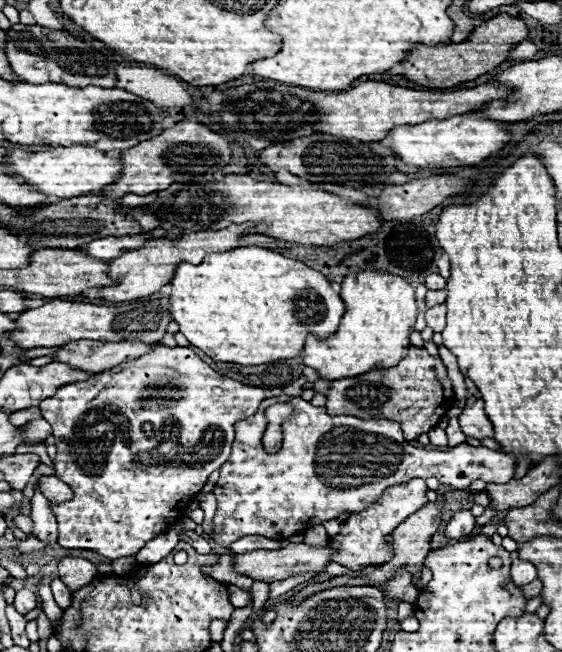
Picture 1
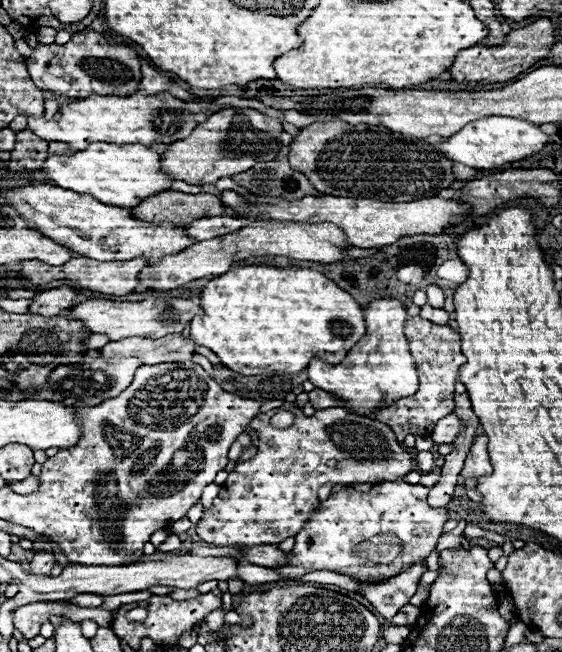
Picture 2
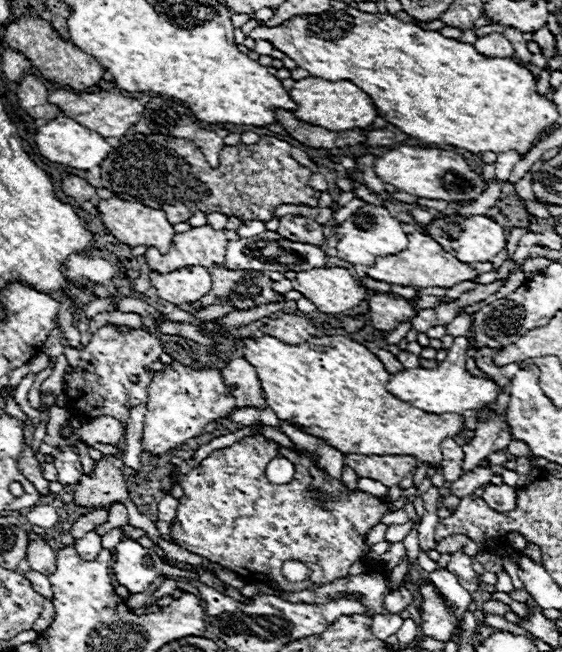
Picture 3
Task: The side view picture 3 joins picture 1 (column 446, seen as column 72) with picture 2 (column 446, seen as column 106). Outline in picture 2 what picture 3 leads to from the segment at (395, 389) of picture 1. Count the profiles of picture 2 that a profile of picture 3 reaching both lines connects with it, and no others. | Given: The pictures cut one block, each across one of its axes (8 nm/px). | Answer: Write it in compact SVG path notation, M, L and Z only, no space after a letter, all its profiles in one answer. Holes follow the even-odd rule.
M408 316L410 322L426 322L420 326L410 326L410 352L418 364L418 378L420 378L420 388L414 396L402 398L394 402L388 408L382 408L376 412L376 420L388 424L398 442L404 442L408 434L414 436L428 436L436 422L448 414L454 412L454 384L460 372L460 366L466 362L464 354L460 352L460 334L452 332L450 326L438 326L432 324L420 316Z

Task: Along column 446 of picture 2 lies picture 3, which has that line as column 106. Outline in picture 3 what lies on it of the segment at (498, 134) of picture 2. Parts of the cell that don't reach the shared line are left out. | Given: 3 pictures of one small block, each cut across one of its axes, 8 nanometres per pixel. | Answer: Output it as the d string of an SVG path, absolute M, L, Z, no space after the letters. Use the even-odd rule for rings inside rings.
M58 116L58 118L50 120L48 124L40 126L34 140L44 158L64 164L64 166L78 168L78 170L90 170L94 166L100 166L112 150L112 146L106 142L104 136L88 130L86 126L80 126L78 122L74 122L72 118L66 118L66 116Z

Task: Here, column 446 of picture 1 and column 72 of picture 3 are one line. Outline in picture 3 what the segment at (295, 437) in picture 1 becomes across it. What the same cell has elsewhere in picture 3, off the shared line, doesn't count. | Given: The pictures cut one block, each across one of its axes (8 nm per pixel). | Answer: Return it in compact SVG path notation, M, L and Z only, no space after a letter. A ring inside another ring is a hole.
M72 450L60 452L54 458L54 466L56 466L56 472L58 472L58 482L60 484L70 486L70 484L80 482L82 464L80 464L80 456L76 452L72 452Z

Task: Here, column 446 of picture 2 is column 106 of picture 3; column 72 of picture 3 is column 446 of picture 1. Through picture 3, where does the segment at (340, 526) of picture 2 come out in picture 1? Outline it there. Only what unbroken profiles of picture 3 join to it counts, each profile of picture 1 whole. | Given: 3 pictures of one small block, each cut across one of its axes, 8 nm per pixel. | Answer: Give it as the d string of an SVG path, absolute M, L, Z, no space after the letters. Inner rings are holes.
M460 510L460 512L458 512L456 516L452 516L452 520L444 526L442 534L448 536L448 538L452 538L452 540L458 540L458 538L470 534L474 526L476 526L476 524L474 524L474 516L472 516L468 510Z

